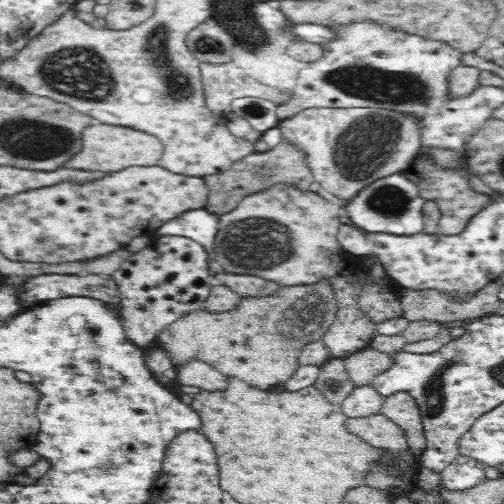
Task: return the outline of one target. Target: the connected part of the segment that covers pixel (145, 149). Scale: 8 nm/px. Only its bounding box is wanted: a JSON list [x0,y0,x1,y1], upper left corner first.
[62,123,162,174]

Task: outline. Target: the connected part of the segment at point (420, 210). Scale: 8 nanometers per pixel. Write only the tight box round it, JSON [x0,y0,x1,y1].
[347,170,428,236]

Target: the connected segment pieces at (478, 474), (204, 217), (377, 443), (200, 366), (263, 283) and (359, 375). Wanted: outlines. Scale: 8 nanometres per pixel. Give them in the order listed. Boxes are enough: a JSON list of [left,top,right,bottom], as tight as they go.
[[440,455,487,490],[153,209,218,254],[344,412,408,451],[174,359,227,391],[214,269,280,298],[343,348,391,386]]

